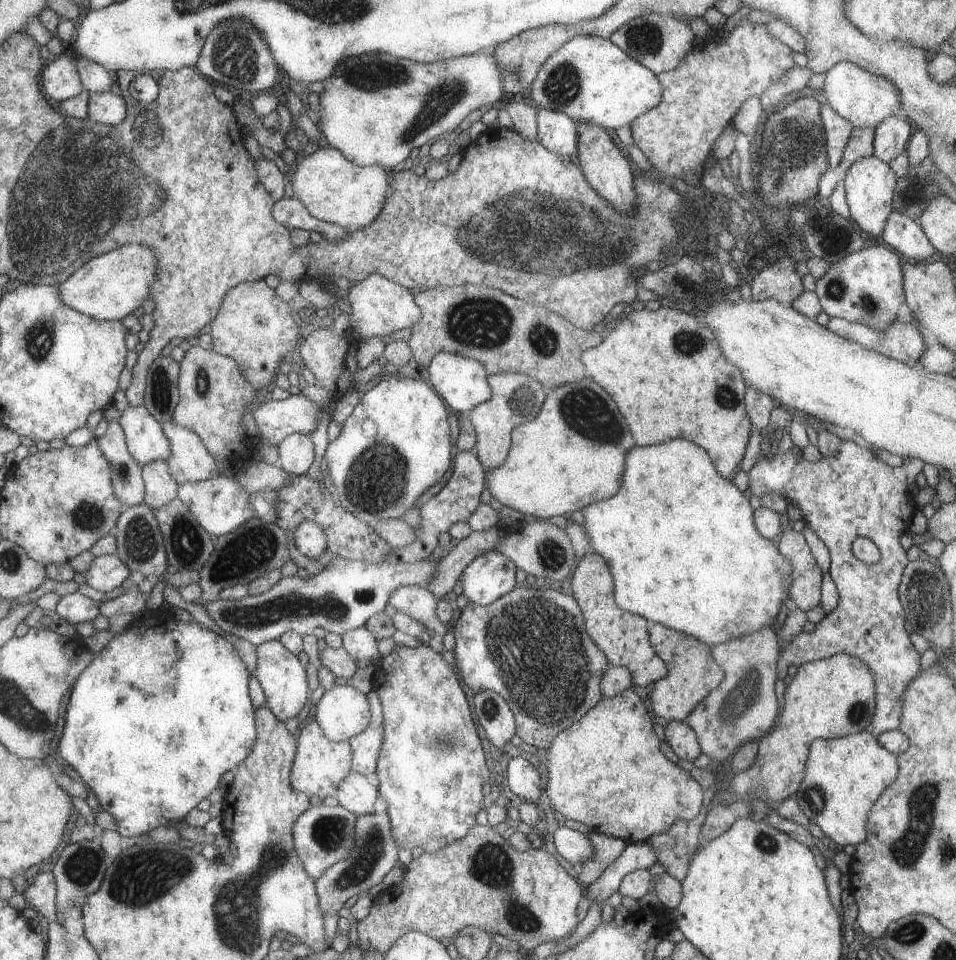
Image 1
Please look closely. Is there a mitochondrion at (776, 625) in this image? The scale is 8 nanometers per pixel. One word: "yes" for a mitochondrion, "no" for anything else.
no

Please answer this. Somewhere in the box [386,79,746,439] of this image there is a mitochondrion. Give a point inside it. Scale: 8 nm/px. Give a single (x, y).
(529, 232)

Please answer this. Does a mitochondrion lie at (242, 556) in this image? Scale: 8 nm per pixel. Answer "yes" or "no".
yes

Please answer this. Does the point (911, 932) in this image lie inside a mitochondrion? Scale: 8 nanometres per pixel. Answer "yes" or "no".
yes

